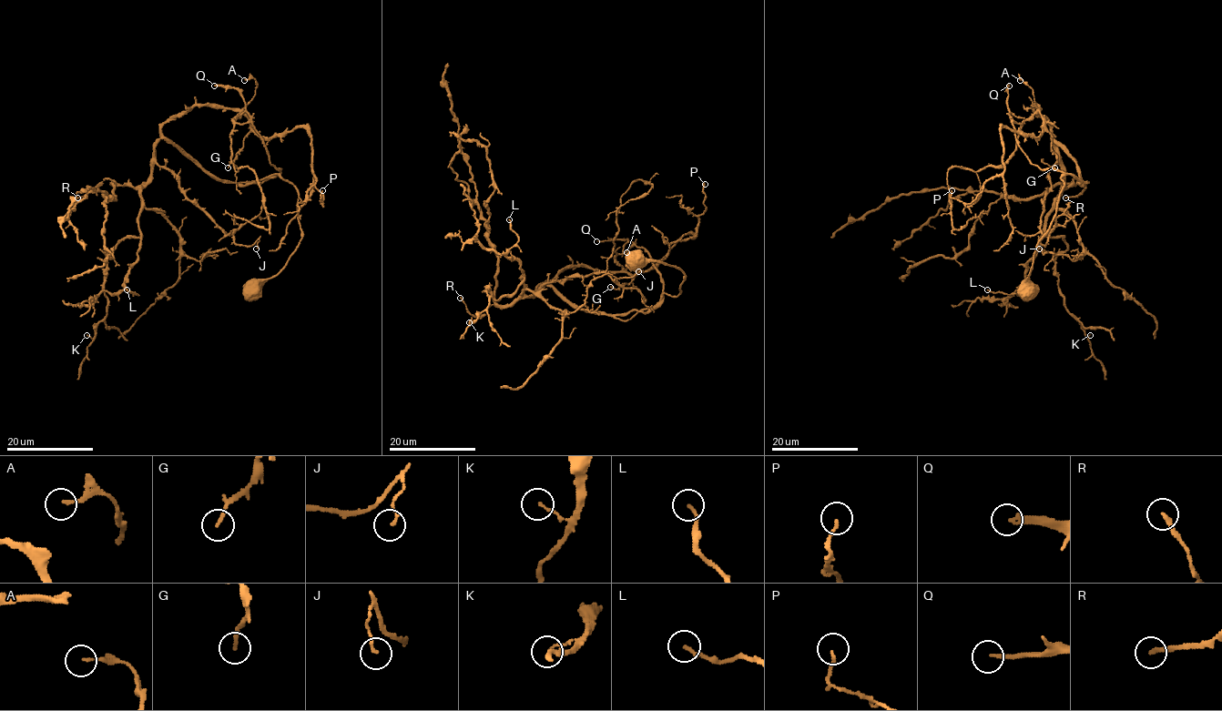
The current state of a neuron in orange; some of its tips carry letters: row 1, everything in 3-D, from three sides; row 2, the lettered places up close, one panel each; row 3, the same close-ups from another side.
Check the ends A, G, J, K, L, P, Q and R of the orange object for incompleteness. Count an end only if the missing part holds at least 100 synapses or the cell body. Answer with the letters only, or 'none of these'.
Q

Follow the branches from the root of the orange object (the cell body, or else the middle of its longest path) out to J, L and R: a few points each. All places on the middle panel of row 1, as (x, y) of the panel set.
J: (636, 259), (678, 268), (681, 292), (602, 315), (537, 289), (638, 271)
L: (636, 259), (678, 268), (681, 292), (617, 315), (545, 284), (526, 295), (509, 219)
R: (636, 259), (678, 268), (681, 292), (617, 315), (577, 309), (545, 284), (481, 316), (460, 298)

